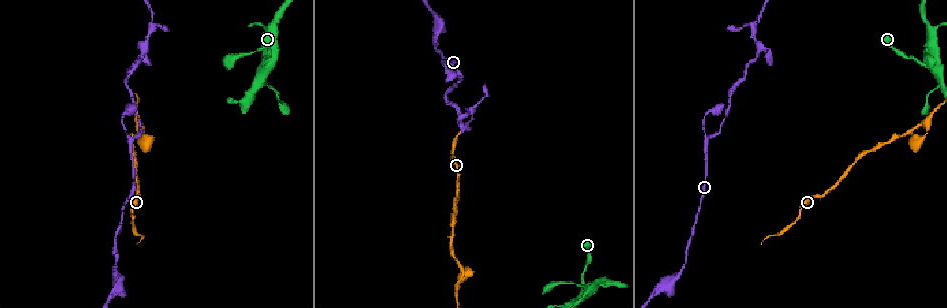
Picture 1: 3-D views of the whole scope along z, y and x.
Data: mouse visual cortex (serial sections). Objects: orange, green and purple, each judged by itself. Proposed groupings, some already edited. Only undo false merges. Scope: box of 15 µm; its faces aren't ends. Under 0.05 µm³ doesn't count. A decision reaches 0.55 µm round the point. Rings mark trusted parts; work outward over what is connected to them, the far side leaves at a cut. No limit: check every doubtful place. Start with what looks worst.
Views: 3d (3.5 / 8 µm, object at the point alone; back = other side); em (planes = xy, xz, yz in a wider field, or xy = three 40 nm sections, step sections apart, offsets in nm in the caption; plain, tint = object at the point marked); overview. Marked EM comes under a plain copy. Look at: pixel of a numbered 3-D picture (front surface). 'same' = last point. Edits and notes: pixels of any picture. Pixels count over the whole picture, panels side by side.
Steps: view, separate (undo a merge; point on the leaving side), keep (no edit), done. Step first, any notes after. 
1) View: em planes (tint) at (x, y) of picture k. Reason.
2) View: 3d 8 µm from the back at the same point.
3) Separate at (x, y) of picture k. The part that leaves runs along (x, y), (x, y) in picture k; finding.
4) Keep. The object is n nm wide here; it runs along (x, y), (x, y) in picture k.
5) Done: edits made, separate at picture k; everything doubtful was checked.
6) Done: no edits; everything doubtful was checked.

View: 3d 3.5 µm at (267, 66) of picture 1. Branch point.

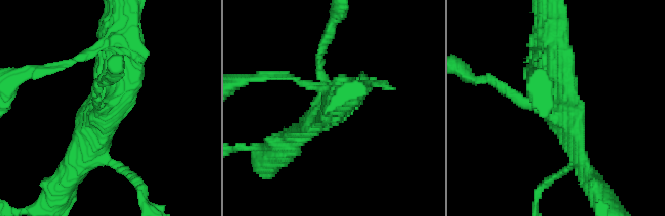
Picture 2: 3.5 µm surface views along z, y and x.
View: em xy step 2 (tint) at (110, 107) of picture 2.

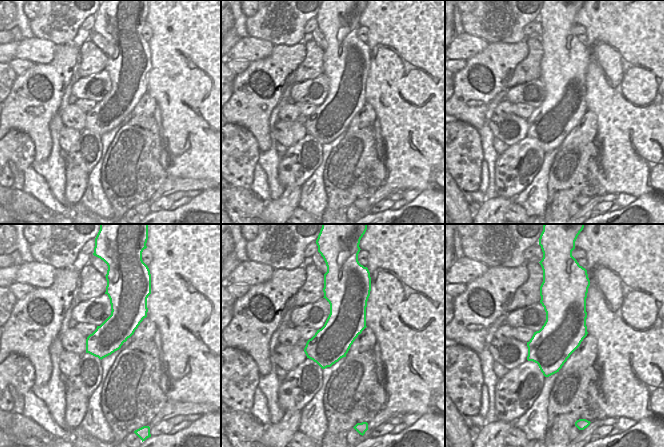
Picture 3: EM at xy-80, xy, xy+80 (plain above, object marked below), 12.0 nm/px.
Keep. The object is 460 nm wide here; it runs along (494, 83), (548, 108), (545, 46) in picture 2; continuous, no second cell.

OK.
View: 3d 3.5 µm at (931, 44) of picture 1. Sharp bend.

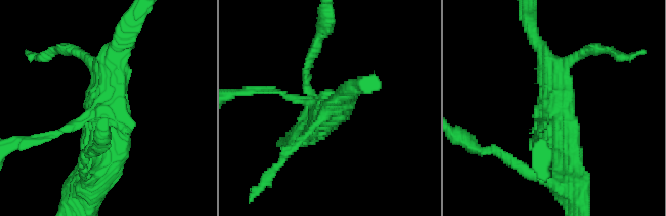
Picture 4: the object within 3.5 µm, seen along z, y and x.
View: em xy step 3 (tint) at (107, 111) of picture 4. 4 arms meet here; the arms are 150, 200, 300, 350 nm wide; need the tissue.

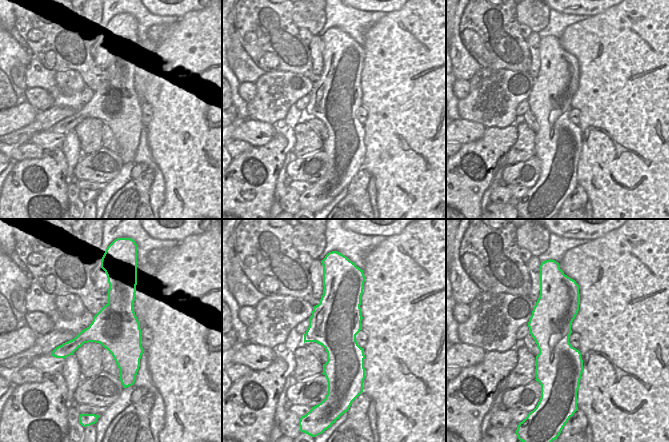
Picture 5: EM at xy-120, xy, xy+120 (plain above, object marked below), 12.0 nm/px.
Keep. It runs along (558, 173), (553, 80), (540, 47) in picture 4; all the same cell.

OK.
View: 3d 3.5 µm from the back at (707, 142) of picture 1. Arms part here.

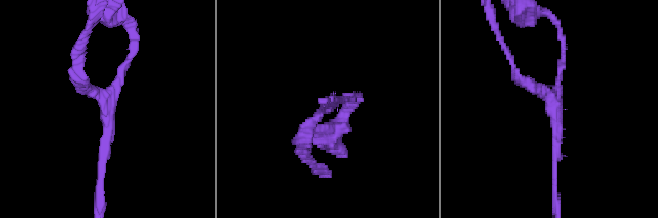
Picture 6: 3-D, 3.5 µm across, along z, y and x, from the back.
Keep. 3 arms meet here; it runs along (556, 173), (553, 102), (515, 68) in picture 6; one cell here.

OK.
View: 3d 3.5 µm from the back at (462, 115) of picture 1.

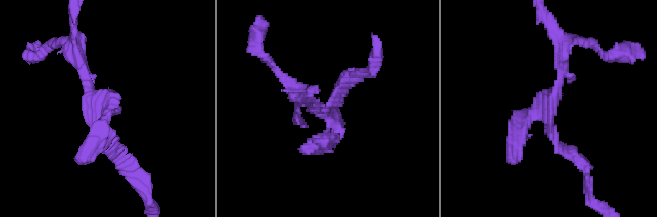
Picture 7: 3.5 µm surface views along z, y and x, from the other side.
View: em xy step 2 (tint) at (327, 113) of picture 7. Need the tissue.

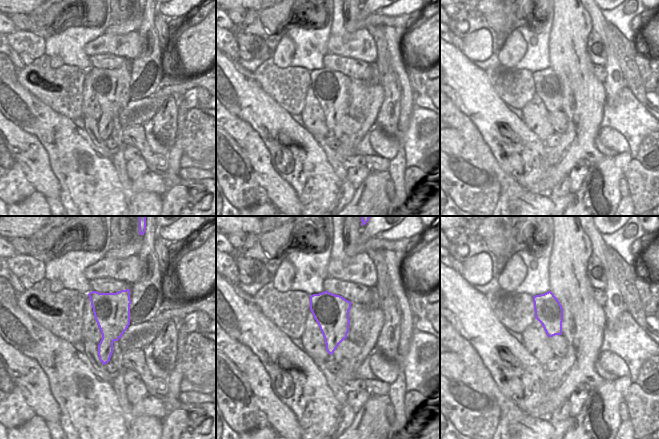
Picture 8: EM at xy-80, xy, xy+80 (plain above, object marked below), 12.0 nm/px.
View: em xy step 3 (tint) at the same point. Another direction.

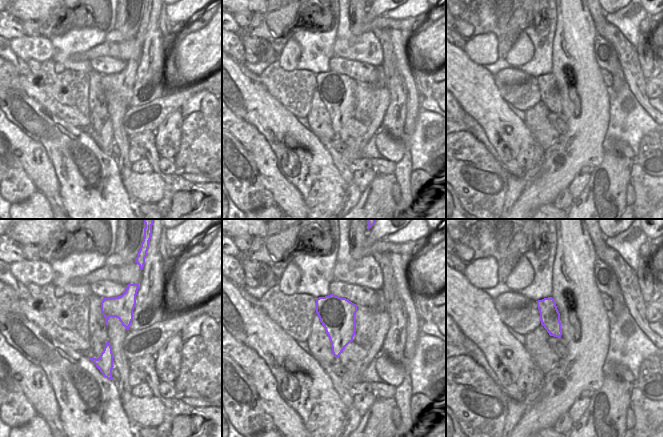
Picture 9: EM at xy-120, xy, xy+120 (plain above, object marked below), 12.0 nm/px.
Keep. It runs along (127, 170), (105, 140), (81, 63) in picture 7; all the same cell.

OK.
View: 3d 3.5 µm at (925, 121) of picture 1. Arms part here.

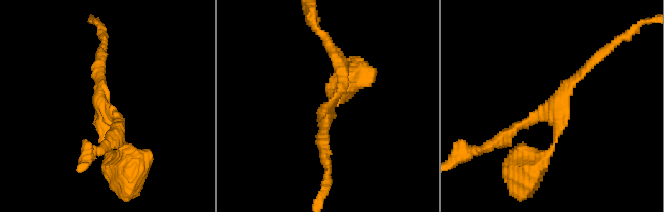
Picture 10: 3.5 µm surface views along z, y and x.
View: em xy step 5 (tint) at (333, 102) of picture 10. 3 arms meet here; the arms are 150, 150, 200 nm wide; now the EM.

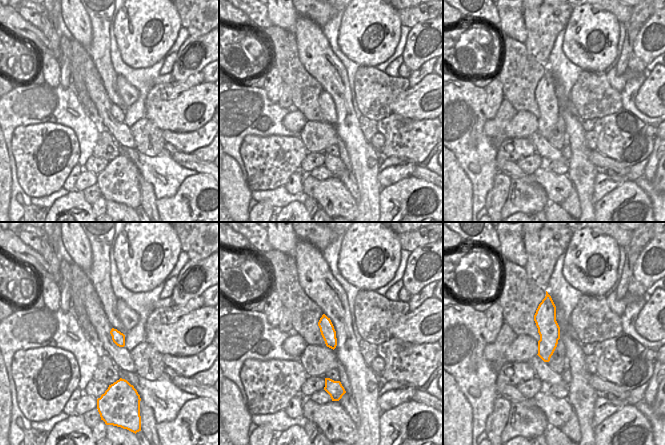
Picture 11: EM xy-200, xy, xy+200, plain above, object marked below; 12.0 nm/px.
View: em xy step 2 (tint) at the same point.

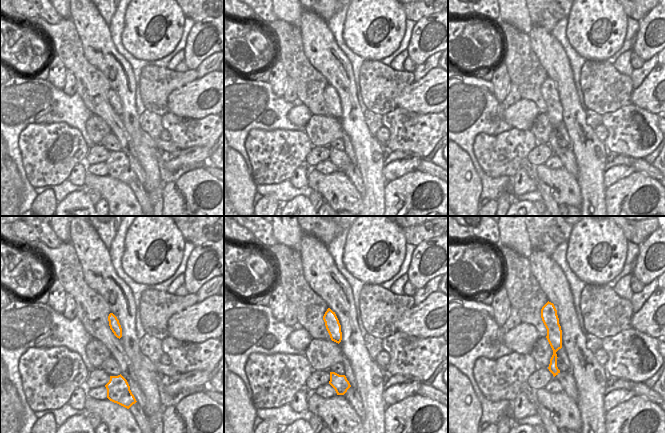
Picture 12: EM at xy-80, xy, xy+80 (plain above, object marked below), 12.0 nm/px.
Keep. It runs along (497, 139), (538, 164) in picture 10; continuous, no second cell.

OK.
View: 3d 3.5 µm at (754, 27) of picture 1.

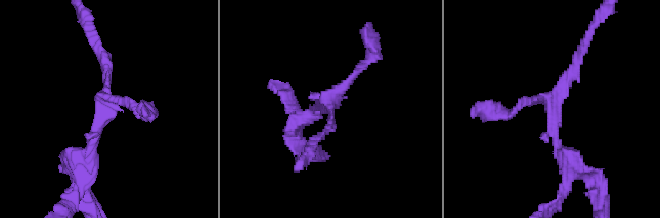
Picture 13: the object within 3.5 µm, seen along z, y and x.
View: em xy step 5 (tint) at (105, 102) of picture 13. Shape alone is not enough.

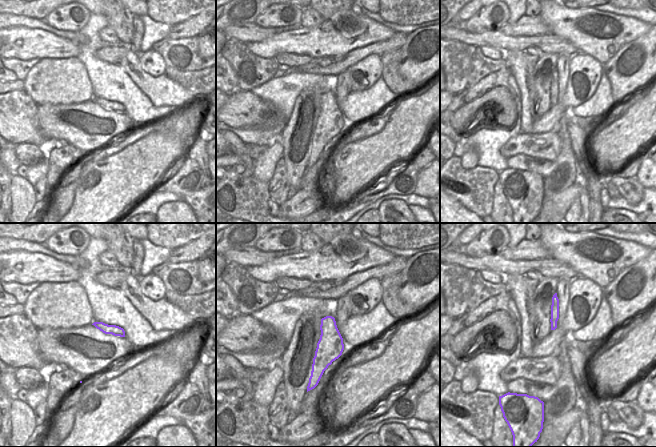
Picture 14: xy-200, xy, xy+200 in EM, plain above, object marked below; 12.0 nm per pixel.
View: em xy step 3 (tint) at the same point. Cut it another way.

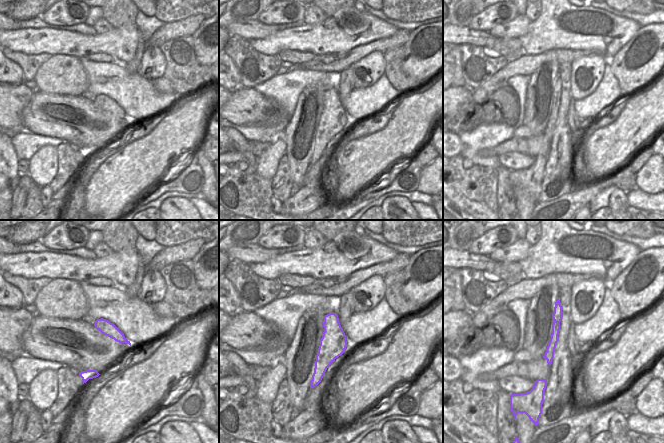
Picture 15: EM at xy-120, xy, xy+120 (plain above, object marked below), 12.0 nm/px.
Keep. It runs along (308, 117), (329, 105), (369, 59) in picture 13; continuous, no second cell.

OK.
Done: no edits; everything doubtful was checked.

